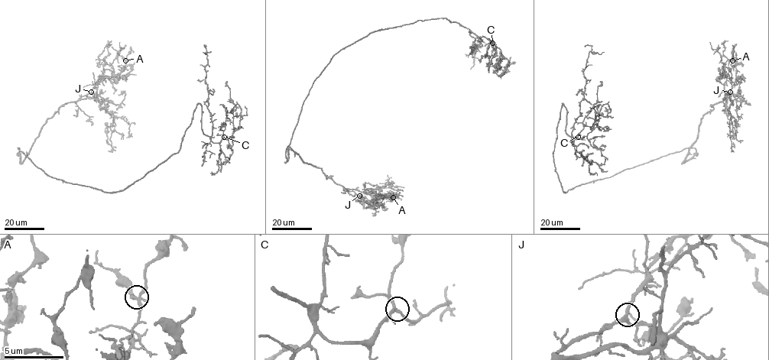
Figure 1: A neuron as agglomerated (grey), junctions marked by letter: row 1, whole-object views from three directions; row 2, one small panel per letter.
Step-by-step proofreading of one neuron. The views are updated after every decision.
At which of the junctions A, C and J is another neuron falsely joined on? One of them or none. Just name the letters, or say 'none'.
none

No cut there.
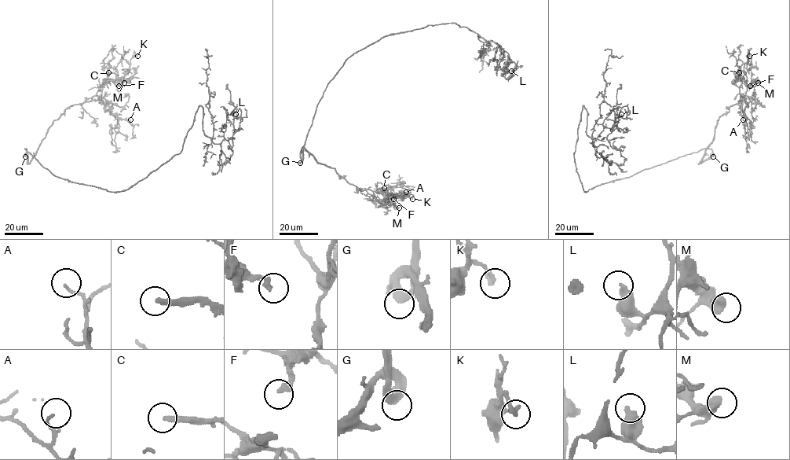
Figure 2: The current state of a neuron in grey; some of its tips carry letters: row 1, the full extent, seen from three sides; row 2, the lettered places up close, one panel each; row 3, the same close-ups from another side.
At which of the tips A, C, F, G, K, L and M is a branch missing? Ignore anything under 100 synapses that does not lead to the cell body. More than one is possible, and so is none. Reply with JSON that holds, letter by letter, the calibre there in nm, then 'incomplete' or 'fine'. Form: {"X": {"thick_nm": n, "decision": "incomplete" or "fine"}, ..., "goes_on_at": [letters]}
{"A": {"thick_nm": 100, "decision": "fine"}, "C": {"thick_nm": 280, "decision": "fine"}, "F": {"thick_nm": 320, "decision": "fine"}, "G": {"thick_nm": 320, "decision": "incomplete"}, "K": {"thick_nm": 220, "decision": "fine"}, "L": {"thick_nm": 420, "decision": "fine"}, "M": {"thick_nm": 480, "decision": "fine"}, "goes_on_at": ["G"]}

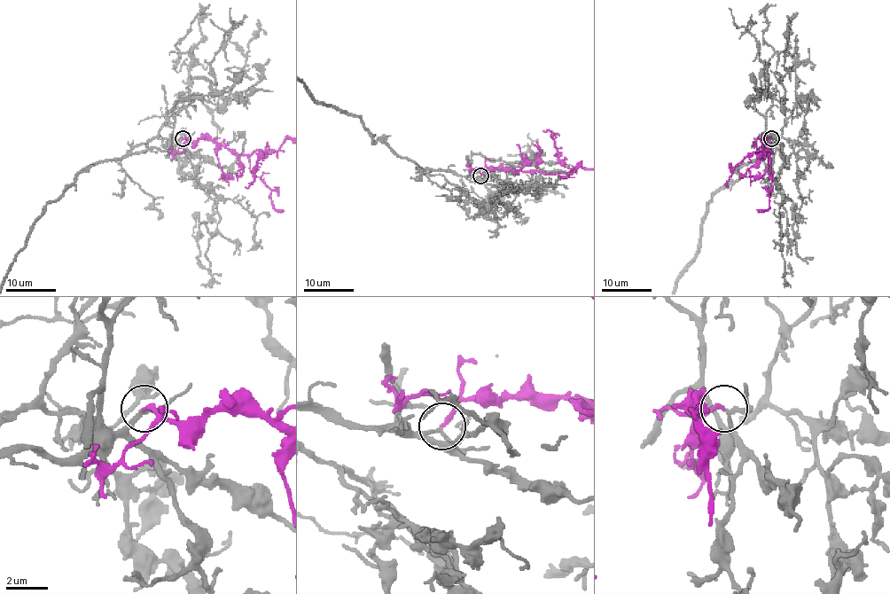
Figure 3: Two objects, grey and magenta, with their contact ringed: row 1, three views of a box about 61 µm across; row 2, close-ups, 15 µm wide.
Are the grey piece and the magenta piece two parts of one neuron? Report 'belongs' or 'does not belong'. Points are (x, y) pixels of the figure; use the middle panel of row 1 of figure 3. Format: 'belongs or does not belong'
belongs

